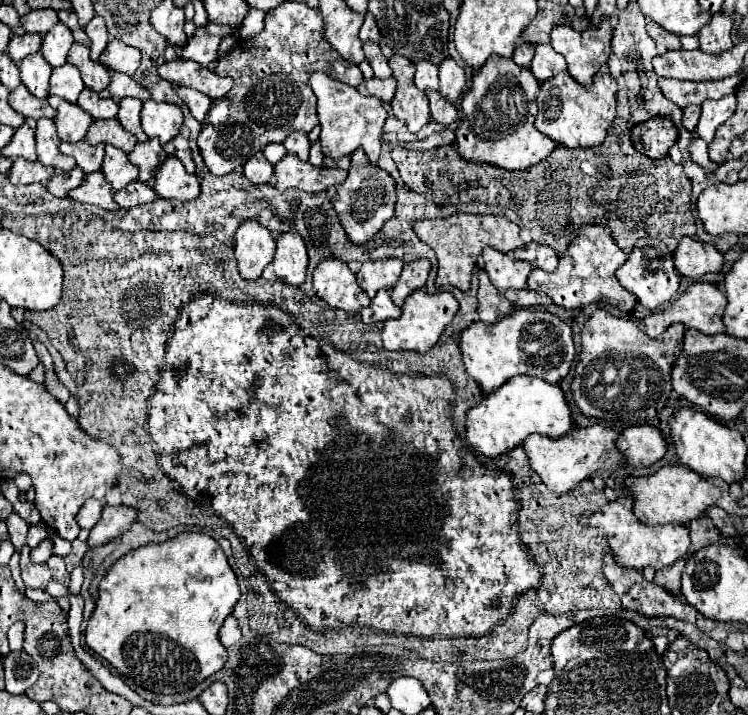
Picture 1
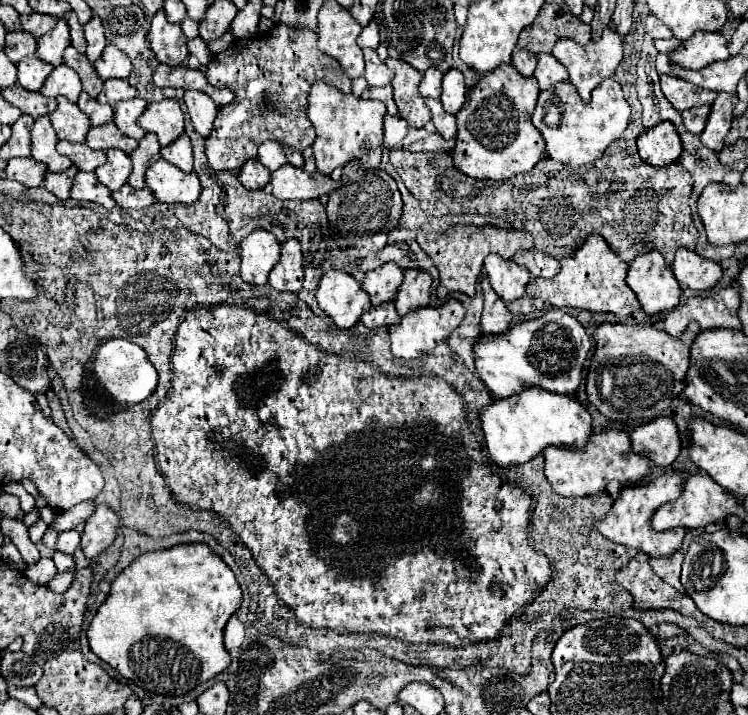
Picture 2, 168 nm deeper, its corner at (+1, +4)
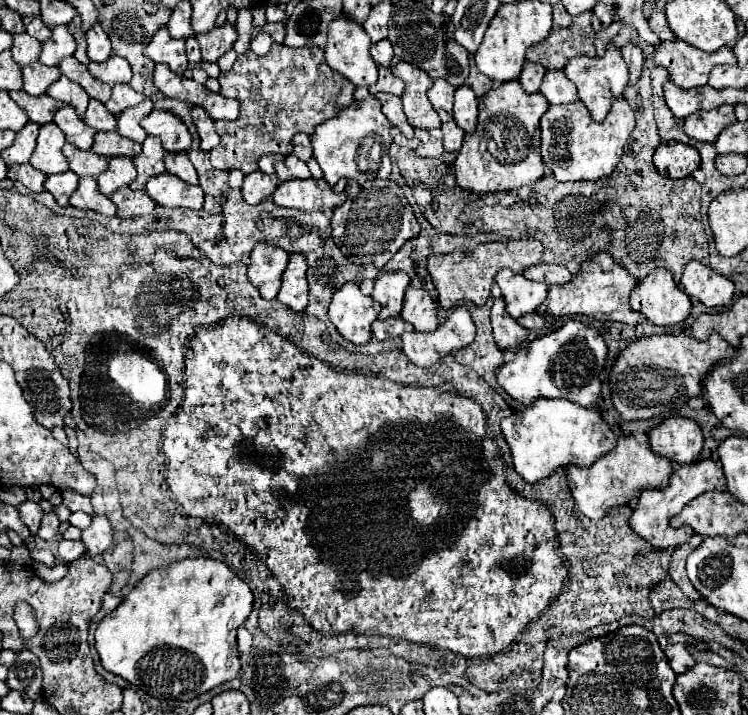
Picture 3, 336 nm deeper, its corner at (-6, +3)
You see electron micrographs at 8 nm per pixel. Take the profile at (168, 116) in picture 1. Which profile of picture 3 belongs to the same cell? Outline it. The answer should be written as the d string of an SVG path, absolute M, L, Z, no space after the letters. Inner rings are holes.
M153 111L141 121L141 127L147 135L155 135L161 139L163 149L169 153L187 153L191 147L191 135L175 115L169 111Z

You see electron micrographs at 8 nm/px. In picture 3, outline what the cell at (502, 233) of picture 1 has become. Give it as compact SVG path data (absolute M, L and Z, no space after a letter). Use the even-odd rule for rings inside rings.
M505 241L505 243L483 243L477 245L471 253L445 253L445 255L431 255L427 261L427 269L431 273L433 285L439 293L439 307L451 309L459 301L471 301L475 305L485 305L491 285L499 269L509 267L515 273L523 273L527 267L541 263L541 243L539 241Z

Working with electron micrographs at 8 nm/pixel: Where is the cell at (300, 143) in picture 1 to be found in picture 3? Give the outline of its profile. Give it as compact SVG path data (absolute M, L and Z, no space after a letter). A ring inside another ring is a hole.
M287 155L283 163L275 163L275 175L279 181L289 181L289 179L307 179L311 177L307 165L299 161L293 155Z

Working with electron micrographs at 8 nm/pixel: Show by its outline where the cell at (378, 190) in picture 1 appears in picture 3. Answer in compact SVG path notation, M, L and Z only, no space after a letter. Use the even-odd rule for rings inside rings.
M377 179L365 185L351 181L345 193L347 201L333 211L331 229L335 245L357 265L375 265L377 269L381 269L403 247L405 241L419 235L421 227L413 215L409 201L403 195L403 189L395 181Z

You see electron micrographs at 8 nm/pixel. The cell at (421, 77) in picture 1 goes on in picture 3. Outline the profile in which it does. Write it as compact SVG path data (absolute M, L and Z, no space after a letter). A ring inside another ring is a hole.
M437 79L435 85L429 89L429 101L431 105L439 111L447 111L449 115L453 115L453 93L455 93L455 87L451 87L449 83L443 83L443 79Z

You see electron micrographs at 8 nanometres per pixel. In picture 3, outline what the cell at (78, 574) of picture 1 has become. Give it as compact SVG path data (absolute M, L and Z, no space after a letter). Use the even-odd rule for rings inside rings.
M93 515L91 525L87 529L83 529L81 541L83 541L85 551L89 555L103 553L111 545L111 541L113 541L113 531L111 531L109 521L103 515Z

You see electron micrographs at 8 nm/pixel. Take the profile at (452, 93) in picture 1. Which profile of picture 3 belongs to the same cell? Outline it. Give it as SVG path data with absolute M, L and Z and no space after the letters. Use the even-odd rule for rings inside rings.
M459 87L455 89L455 109L453 109L453 119L455 123L465 131L465 133L473 133L475 131L475 123L477 123L477 103L479 99L475 97L475 93L471 91L471 87Z

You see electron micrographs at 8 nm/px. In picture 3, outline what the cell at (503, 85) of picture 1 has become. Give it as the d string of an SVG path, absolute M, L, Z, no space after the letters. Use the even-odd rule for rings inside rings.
M519 81L503 83L479 99L479 119L475 135L467 135L453 165L457 185L463 191L483 195L511 191L535 183L545 175L539 155L539 119L549 109L541 93L527 95Z

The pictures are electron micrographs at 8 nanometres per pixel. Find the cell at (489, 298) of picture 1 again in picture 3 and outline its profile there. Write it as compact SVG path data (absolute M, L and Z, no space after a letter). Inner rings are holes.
M495 299L495 303L493 303L491 325L493 325L495 343L497 343L497 347L501 351L505 351L505 349L517 349L529 337L529 331L507 315L503 299Z

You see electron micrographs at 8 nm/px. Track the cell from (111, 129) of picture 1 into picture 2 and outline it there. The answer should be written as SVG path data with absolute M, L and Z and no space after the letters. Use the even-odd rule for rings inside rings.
M114 122L102 124L102 126L92 126L86 134L86 144L94 150L108 150L108 148L118 148L126 154L134 152L138 142L130 136L124 136Z

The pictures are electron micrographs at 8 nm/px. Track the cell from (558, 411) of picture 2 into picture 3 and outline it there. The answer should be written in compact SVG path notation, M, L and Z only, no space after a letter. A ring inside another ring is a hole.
M537 399L533 407L503 419L501 429L511 447L515 471L529 483L537 483L569 465L589 467L617 445L617 437L603 421L601 411L579 407L565 399Z

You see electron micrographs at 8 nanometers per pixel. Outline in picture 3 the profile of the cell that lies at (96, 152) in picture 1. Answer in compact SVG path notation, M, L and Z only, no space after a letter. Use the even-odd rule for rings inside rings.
M65 143L63 155L67 157L69 169L79 177L99 177L107 169L107 159L103 155L95 155L93 151L81 151L71 143Z

